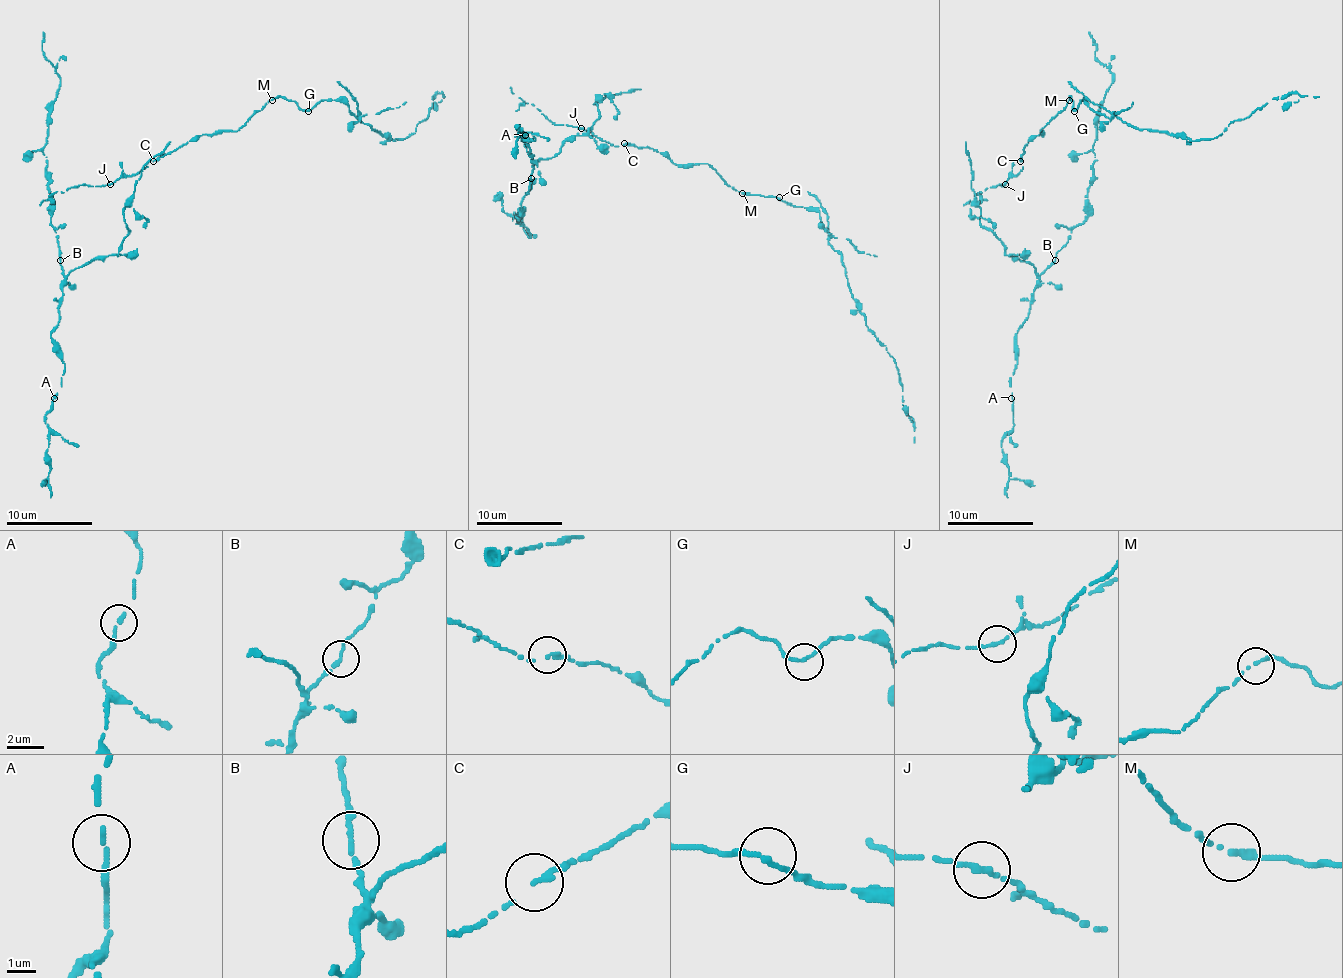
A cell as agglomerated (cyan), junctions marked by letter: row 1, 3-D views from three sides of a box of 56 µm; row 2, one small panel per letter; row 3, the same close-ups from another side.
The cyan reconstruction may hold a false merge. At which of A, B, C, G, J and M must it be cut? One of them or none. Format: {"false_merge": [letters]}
{"false_merge": []}

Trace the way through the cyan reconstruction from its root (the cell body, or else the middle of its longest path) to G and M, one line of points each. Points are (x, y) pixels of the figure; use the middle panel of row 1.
G: (624, 143), (663, 152), (678, 165), (708, 163), (736, 191), (779, 197)
M: (624, 143), (663, 152), (678, 165), (708, 163), (727, 184), (742, 193)

